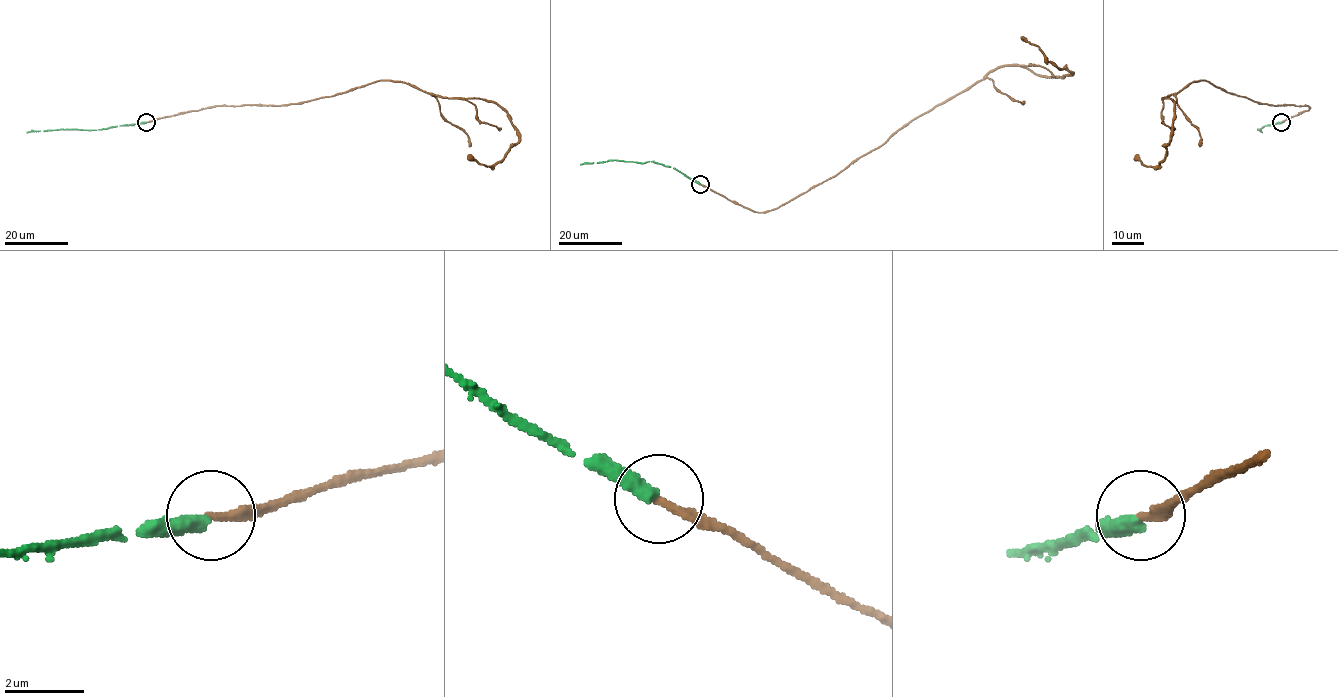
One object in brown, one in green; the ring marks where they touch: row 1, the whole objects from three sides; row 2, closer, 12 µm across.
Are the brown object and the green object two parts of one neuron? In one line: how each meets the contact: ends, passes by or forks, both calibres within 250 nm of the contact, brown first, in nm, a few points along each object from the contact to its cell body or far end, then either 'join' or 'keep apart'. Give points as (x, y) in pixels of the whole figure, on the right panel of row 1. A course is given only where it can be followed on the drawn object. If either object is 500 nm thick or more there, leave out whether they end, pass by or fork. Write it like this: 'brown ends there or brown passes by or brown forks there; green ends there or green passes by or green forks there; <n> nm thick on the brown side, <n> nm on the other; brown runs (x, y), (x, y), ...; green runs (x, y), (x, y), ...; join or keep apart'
brown ends there; green ends there; 220 nm thick on the brown side, 380 nm on the other; brown runs (1281, 121), (1309, 107), (1270, 105), (1192, 82), (1163, 98), (1174, 102), (1166, 156), (1150, 167), (1134, 156); green runs (1281, 122), (1258, 129), (1262, 132); keep apart

